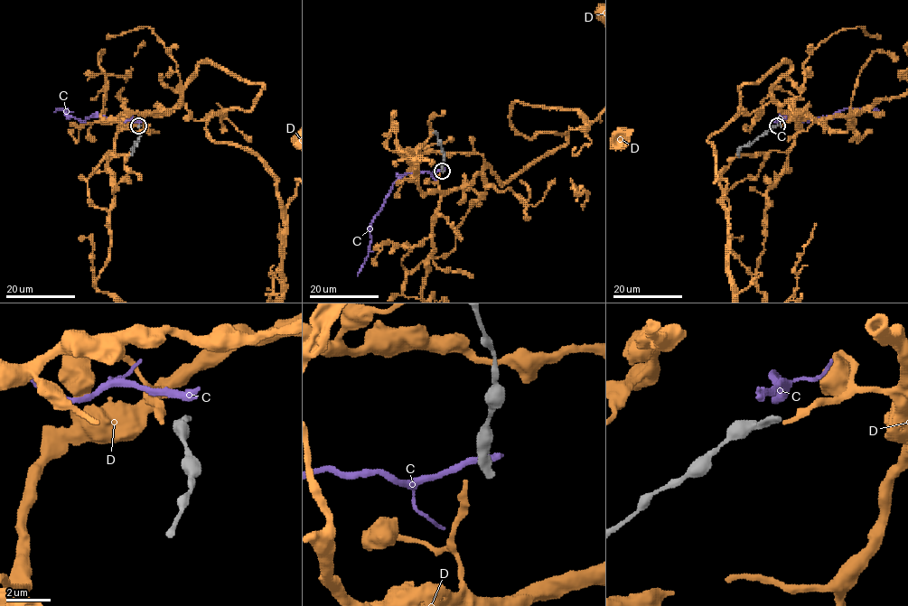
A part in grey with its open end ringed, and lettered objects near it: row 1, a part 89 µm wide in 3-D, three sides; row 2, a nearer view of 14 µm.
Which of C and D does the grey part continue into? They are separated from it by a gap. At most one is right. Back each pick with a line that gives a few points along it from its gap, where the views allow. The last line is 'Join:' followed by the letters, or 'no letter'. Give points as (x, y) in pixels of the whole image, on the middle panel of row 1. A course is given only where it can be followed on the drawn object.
Join: no letter

